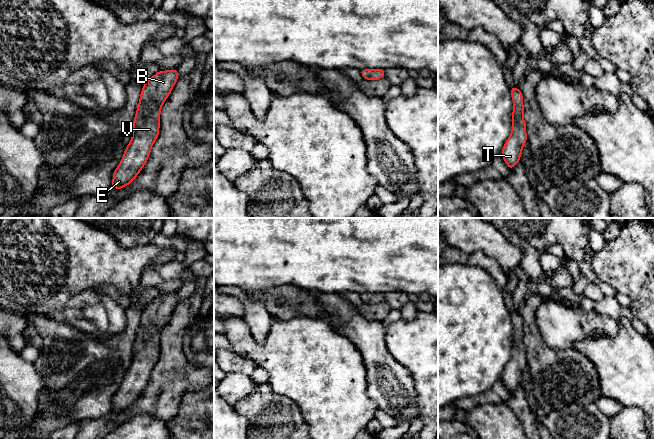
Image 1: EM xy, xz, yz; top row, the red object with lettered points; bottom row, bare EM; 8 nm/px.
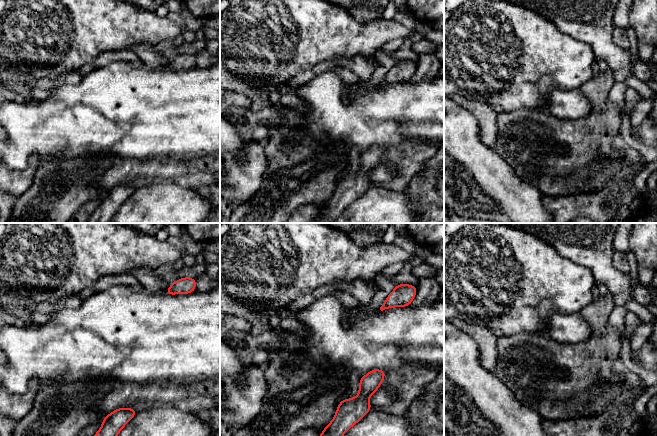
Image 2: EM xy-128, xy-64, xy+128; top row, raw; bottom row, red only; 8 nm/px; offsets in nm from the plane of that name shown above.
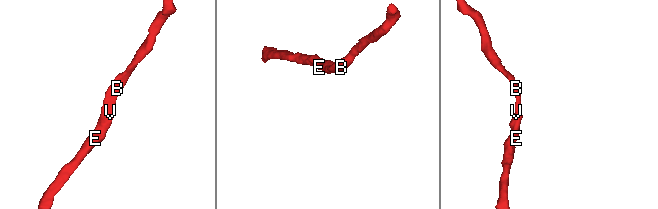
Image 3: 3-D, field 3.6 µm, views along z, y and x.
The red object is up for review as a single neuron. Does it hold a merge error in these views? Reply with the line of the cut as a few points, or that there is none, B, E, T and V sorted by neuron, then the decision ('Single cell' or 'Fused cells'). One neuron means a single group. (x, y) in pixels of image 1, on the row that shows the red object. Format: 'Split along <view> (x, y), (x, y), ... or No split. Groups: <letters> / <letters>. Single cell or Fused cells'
No split. Groups: B E T V. Single cell

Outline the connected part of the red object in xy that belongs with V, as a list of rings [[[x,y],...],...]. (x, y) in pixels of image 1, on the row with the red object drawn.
[[[160,70],[143,86],[133,121],[132,139],[113,172],[112,188],[118,190],[129,185],[146,164],[159,135],[160,109],[178,80],[177,70]]]

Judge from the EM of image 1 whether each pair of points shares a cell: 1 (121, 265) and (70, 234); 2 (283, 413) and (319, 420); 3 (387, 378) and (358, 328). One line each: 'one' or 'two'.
1: one
2: two
3: one

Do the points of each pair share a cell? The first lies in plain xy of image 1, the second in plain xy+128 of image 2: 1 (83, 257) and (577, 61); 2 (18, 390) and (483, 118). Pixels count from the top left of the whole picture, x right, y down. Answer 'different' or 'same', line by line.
1: same
2: different

